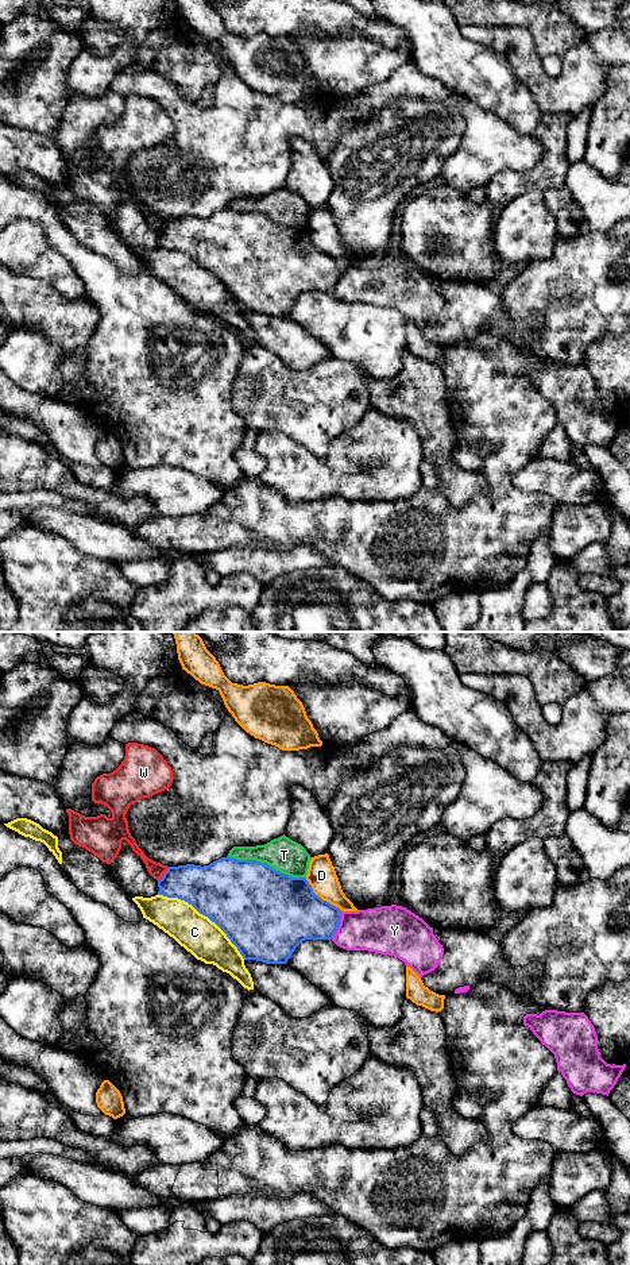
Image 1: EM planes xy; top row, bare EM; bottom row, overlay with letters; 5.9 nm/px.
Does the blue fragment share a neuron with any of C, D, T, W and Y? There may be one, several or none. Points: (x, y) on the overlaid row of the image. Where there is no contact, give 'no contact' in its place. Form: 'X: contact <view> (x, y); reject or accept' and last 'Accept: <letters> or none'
C: contact xy (204, 914); reject
D: contact xy (320, 898); reject
T: contact xy (266, 864); reject
W: contact xy (163, 874); reject
Y: contact xy (339, 924); reject
Accept: none

